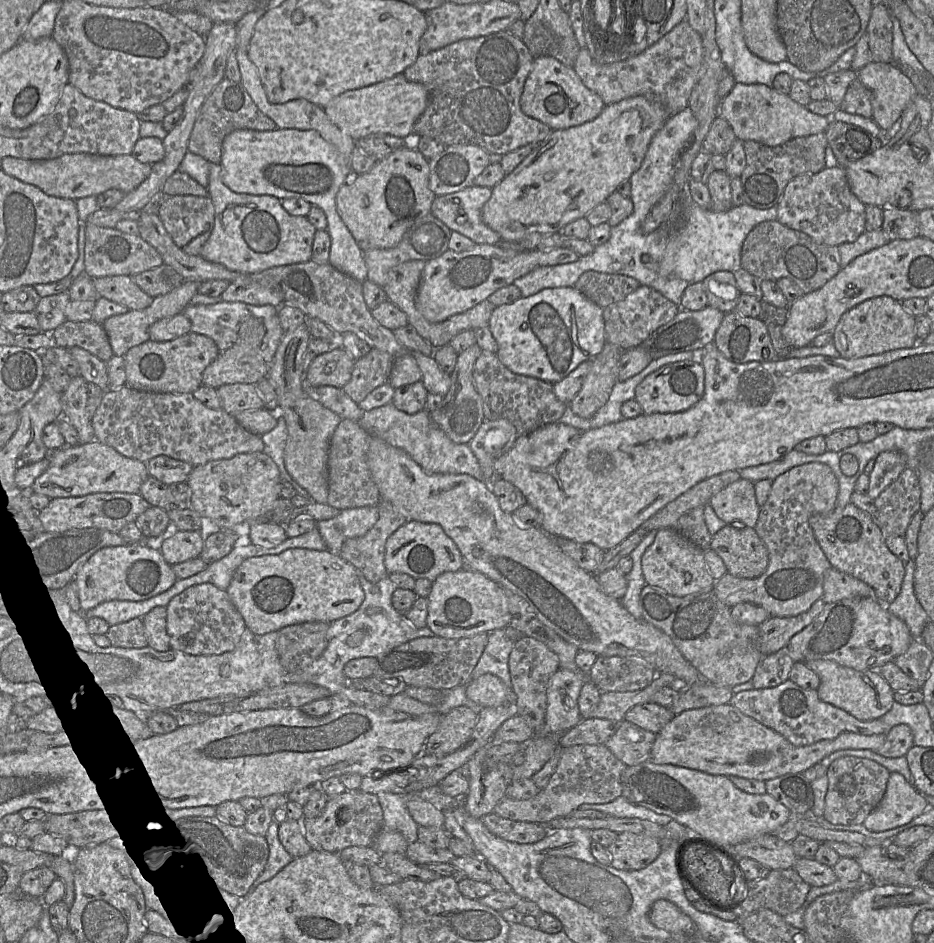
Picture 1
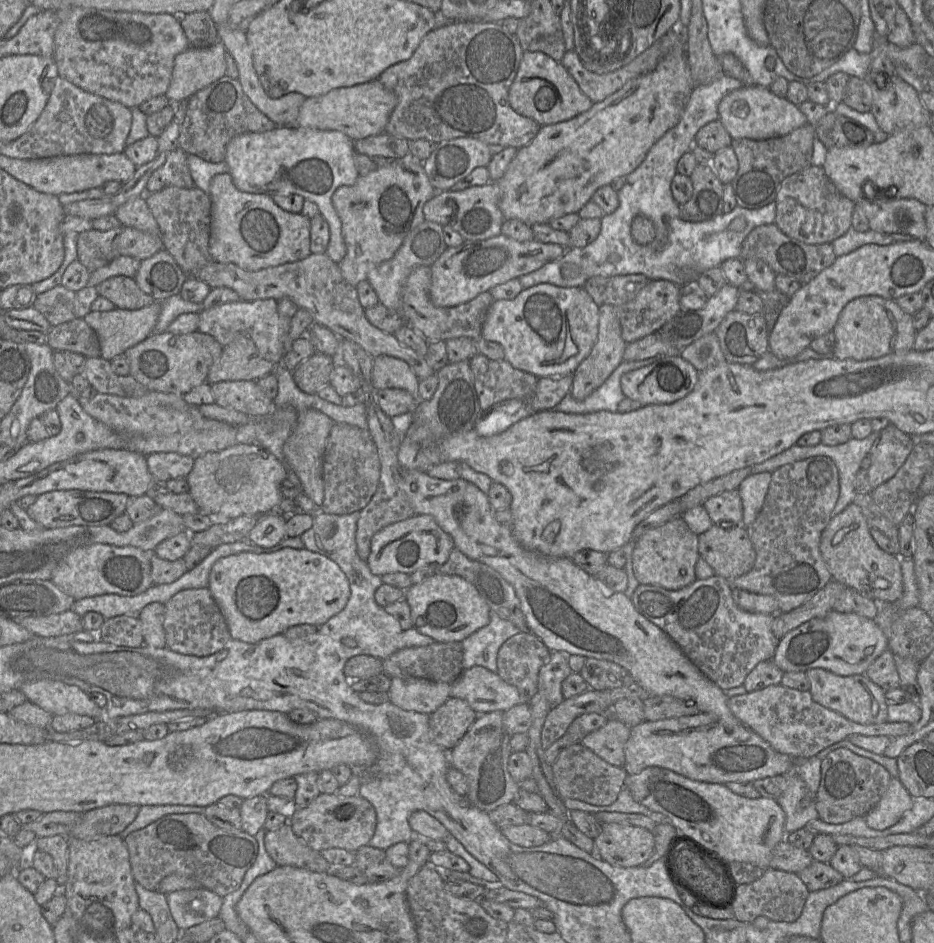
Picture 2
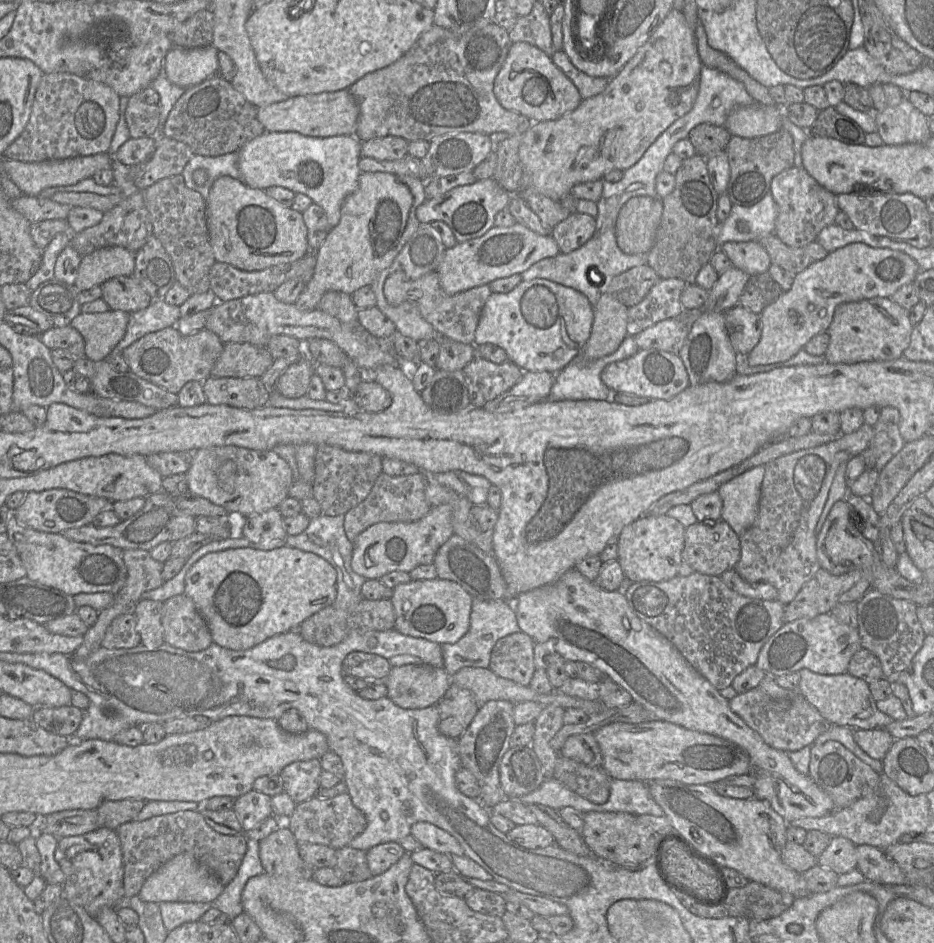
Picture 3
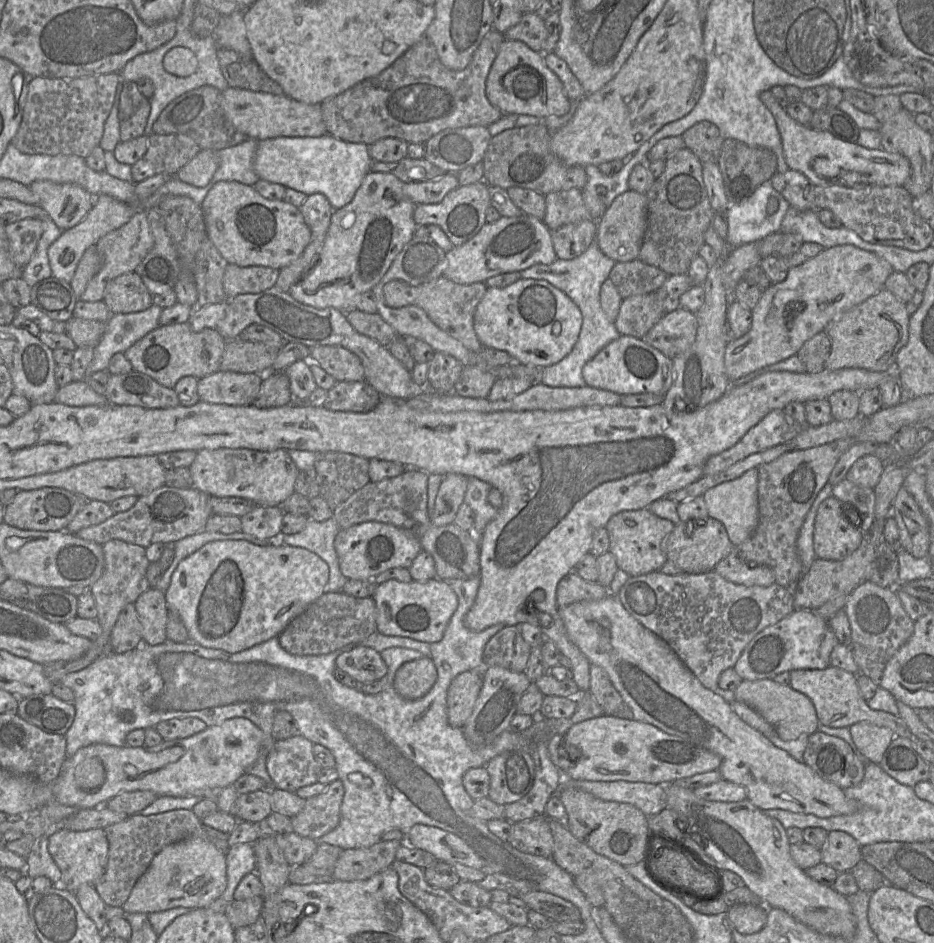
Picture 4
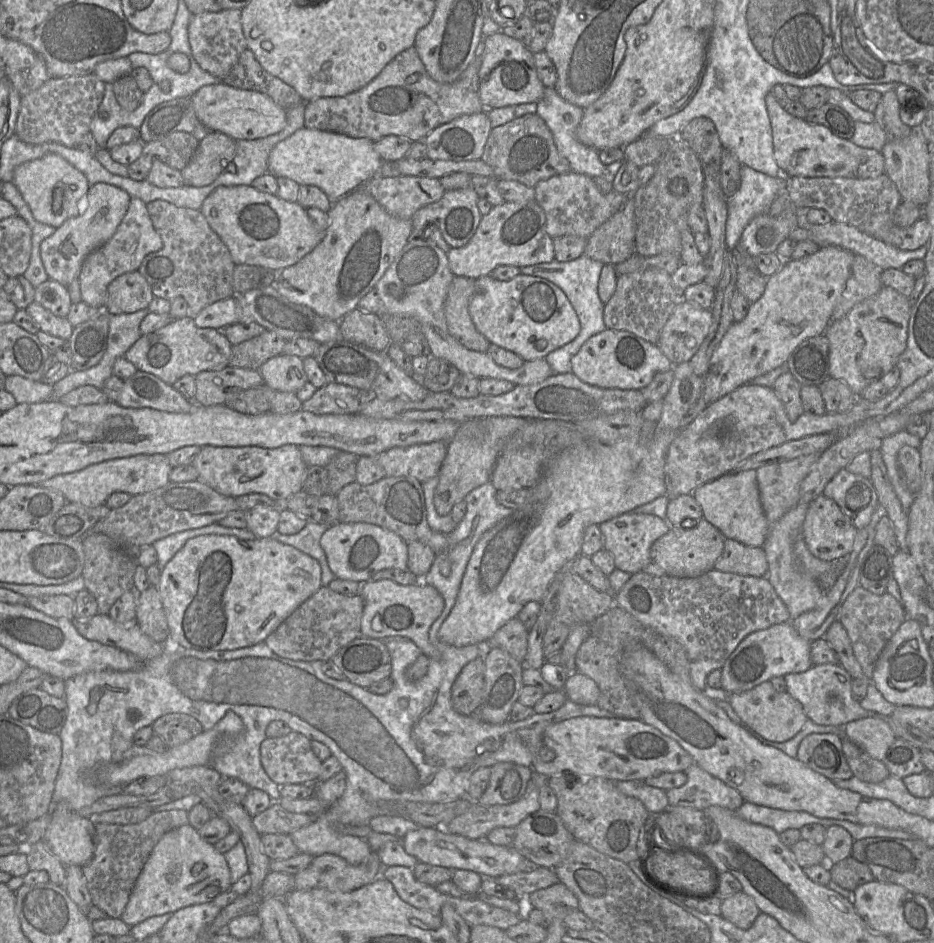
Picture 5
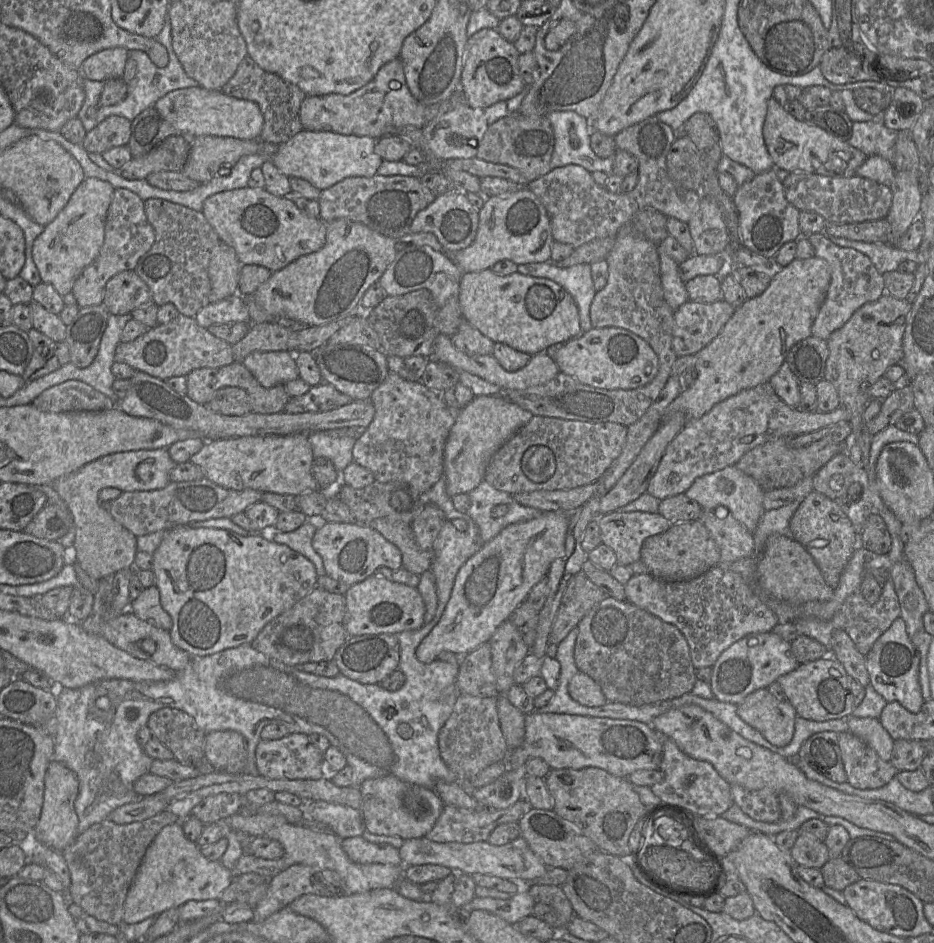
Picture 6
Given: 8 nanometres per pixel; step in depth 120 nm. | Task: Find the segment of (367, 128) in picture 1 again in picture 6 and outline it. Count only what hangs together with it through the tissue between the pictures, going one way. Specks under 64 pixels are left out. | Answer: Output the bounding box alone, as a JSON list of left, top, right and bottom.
[154,86,264,140]

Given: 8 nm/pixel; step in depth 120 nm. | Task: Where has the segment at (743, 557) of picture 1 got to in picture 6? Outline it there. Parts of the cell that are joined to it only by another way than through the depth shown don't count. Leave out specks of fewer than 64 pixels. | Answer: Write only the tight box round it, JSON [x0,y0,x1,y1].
[640,519,720,582]

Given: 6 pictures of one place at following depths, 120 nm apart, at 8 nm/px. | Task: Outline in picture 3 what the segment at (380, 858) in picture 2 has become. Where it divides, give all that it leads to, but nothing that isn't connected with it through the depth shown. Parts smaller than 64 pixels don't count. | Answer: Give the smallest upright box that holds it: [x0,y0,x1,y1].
[334,846,373,882]

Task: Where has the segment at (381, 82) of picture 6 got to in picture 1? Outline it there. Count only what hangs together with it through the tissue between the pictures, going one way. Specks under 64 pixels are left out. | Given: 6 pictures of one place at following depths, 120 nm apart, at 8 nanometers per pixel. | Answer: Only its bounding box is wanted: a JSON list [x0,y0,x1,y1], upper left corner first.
[403,31,552,155]

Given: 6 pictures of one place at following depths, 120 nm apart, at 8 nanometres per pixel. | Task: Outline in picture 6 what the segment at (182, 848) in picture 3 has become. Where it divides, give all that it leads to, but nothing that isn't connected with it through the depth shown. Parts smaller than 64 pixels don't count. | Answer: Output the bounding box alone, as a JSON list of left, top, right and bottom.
[61,810,178,925]

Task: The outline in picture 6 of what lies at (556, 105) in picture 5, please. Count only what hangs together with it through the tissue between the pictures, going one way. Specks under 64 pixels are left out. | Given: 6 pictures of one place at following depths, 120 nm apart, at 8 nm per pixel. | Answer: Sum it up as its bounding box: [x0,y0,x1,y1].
[547,111,614,174]

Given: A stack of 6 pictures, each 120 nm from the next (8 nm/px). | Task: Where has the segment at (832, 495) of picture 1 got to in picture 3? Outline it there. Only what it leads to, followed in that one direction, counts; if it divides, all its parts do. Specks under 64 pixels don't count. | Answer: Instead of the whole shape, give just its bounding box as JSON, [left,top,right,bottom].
[734,423,873,605]

